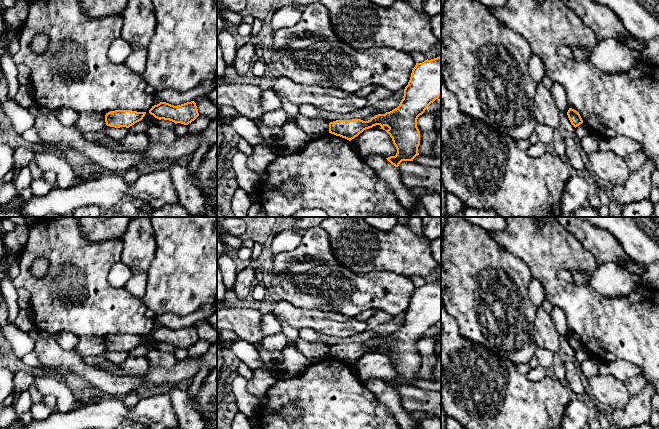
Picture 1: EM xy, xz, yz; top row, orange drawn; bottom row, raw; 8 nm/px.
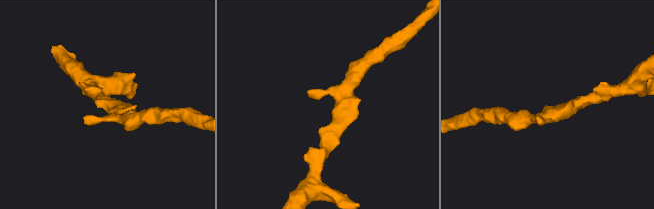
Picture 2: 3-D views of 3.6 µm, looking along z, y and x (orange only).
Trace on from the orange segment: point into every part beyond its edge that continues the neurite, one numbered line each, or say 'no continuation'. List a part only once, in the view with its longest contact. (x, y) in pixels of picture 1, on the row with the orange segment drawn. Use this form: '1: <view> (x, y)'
no continuation

